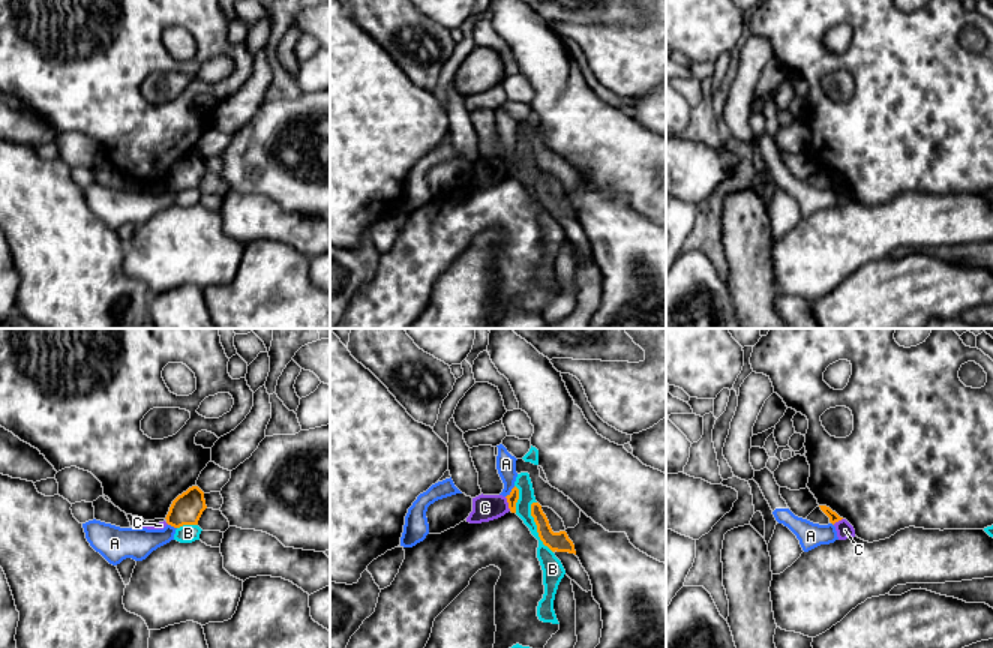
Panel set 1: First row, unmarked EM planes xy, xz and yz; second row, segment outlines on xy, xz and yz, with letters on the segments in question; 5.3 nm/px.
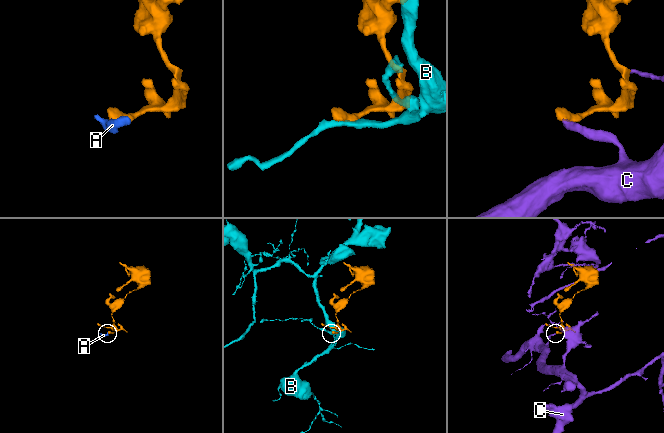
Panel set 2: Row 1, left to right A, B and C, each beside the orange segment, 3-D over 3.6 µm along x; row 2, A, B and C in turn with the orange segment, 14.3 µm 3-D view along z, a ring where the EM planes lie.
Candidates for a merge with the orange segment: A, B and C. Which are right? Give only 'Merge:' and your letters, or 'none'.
Merge: none

